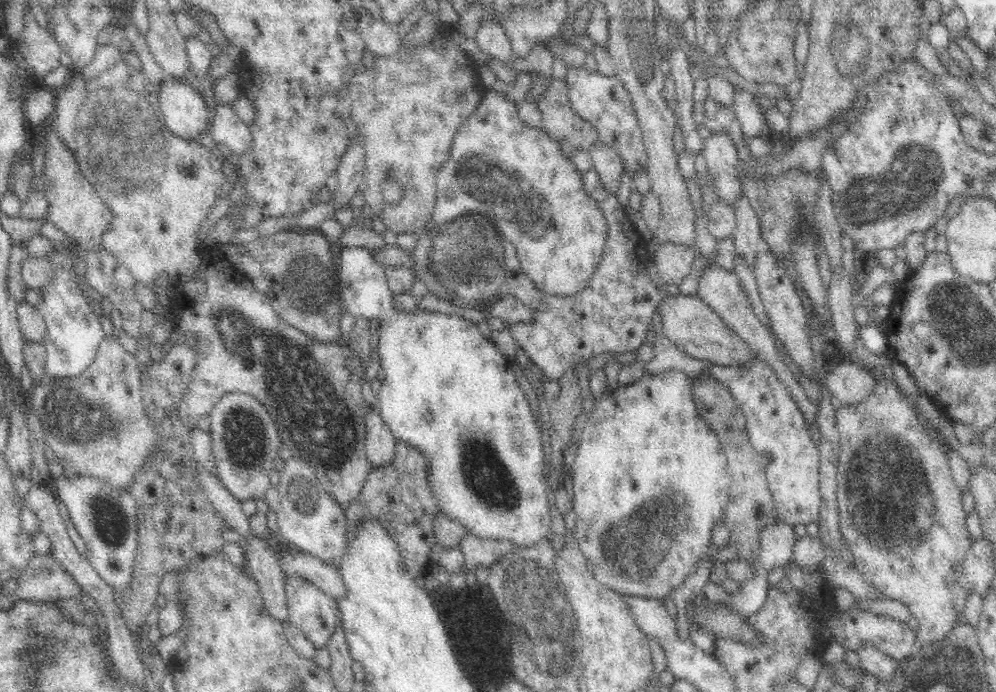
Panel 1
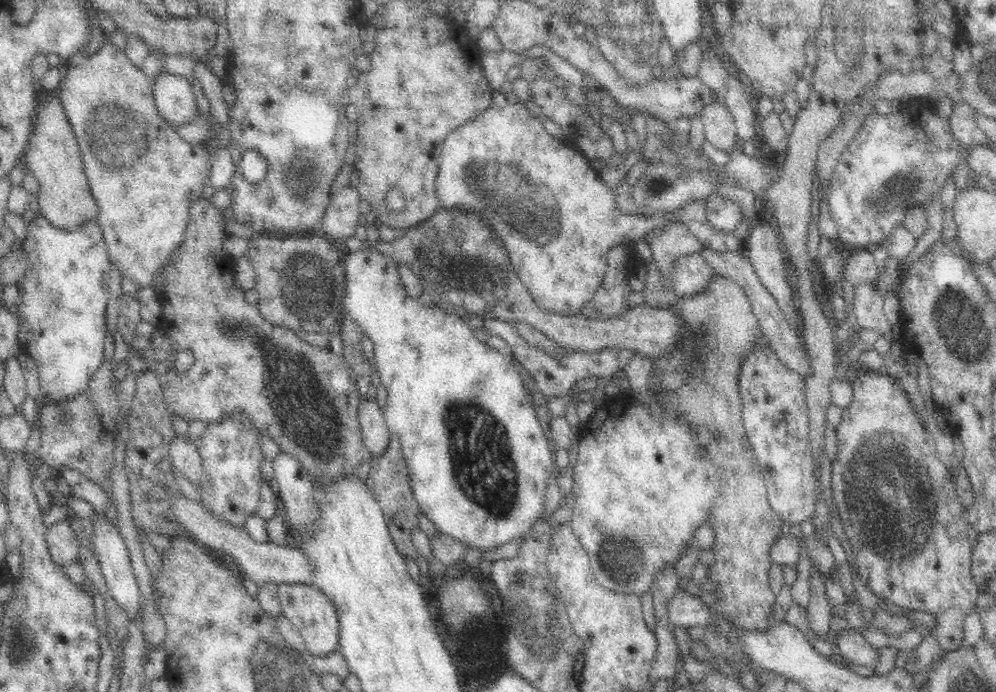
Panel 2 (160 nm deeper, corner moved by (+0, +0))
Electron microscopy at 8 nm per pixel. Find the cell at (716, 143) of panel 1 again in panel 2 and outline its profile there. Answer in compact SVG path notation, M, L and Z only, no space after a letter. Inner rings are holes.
M711 90L713 98L707 103L701 113L703 134L705 140L717 150L734 150L737 140L735 123L722 94Z

